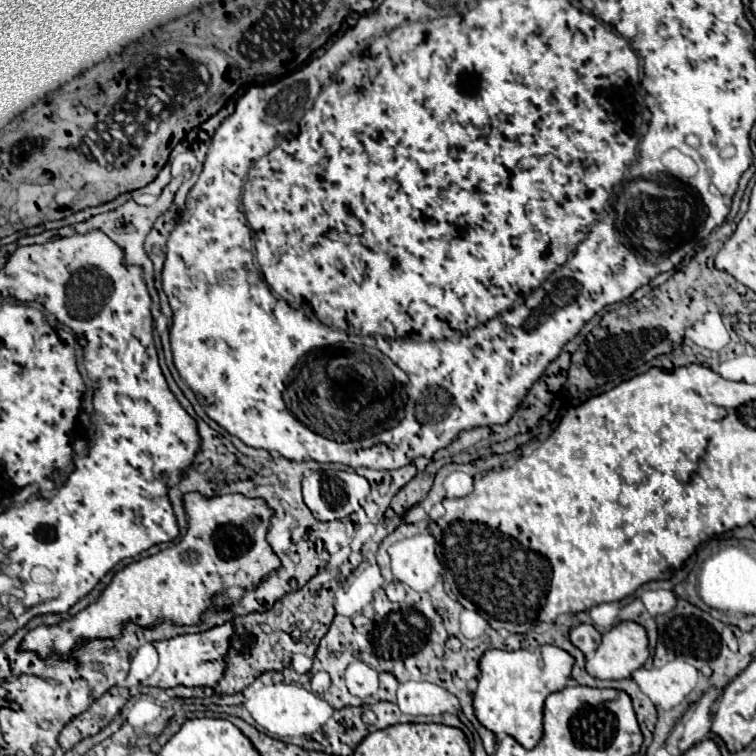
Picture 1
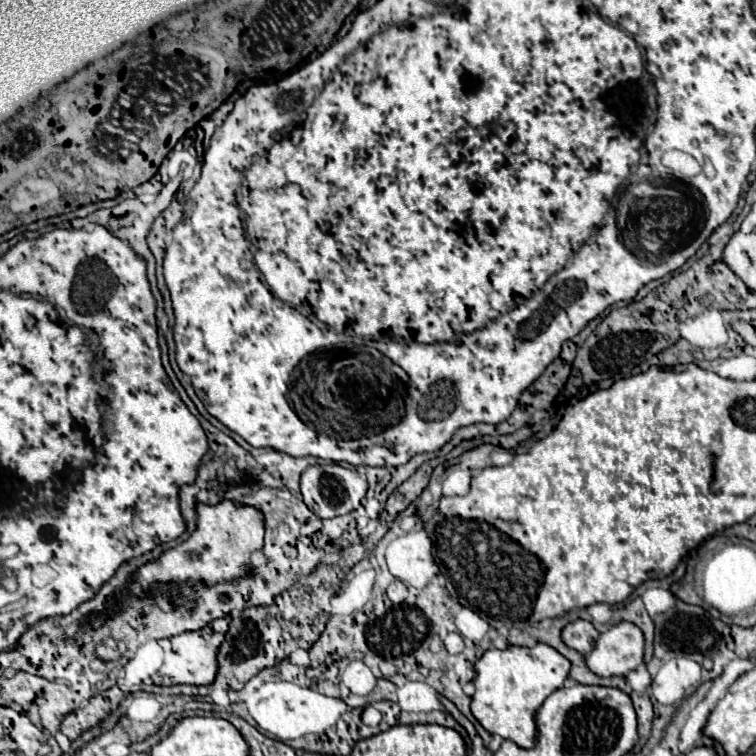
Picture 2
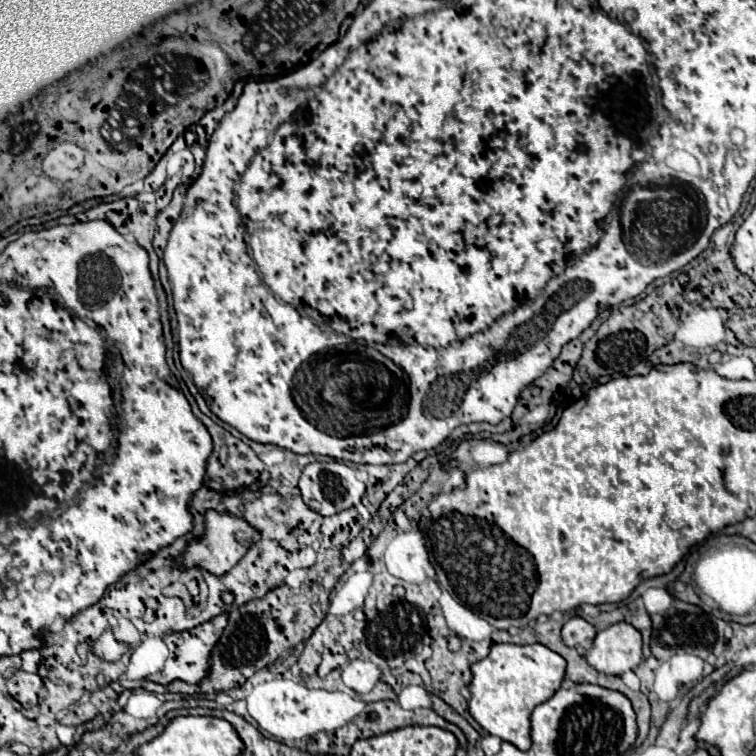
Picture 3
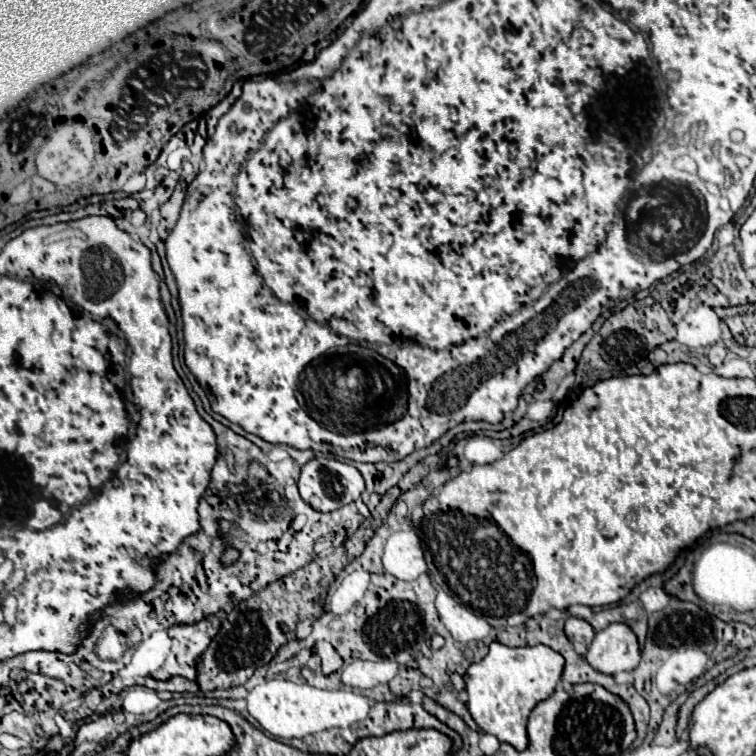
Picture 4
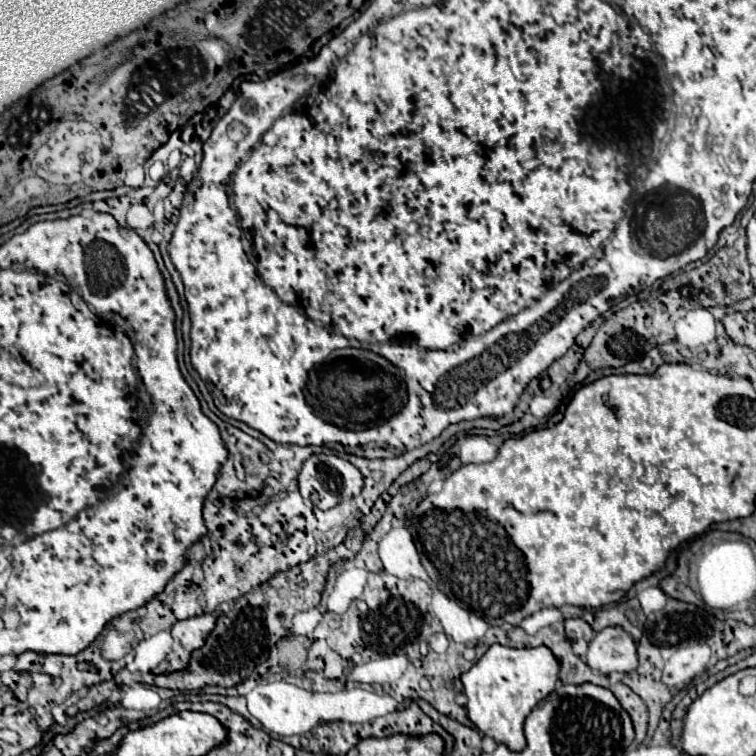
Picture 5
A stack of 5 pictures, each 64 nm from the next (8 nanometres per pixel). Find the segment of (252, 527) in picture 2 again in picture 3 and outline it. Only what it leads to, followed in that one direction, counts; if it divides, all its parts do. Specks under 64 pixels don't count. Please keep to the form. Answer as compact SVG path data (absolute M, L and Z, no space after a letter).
M208 510L206 512L206 534L204 534L204 538L202 540L194 540L188 546L186 554L182 558L178 558L178 562L182 566L186 566L186 568L192 568L192 566L208 568L208 572L212 572L212 574L224 574L224 572L228 572L232 566L236 566L240 562L240 558L248 550L248 544L236 542L236 538L234 538L234 532L236 530L242 530L244 532L248 544L258 538L258 532L252 530L246 522L242 522L242 520L238 520L238 518L230 516L230 514L218 514L214 510Z

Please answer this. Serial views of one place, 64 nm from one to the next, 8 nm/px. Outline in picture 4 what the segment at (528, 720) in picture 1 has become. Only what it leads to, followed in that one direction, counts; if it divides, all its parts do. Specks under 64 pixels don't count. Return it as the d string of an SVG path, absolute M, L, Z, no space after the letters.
M492 642L490 652L480 660L470 664L464 680L468 692L468 710L474 722L486 732L496 736L500 742L514 746L516 750L526 750L526 720L532 708L546 700L560 682L564 668L564 658L552 648L524 646L524 648L508 648L504 644Z

